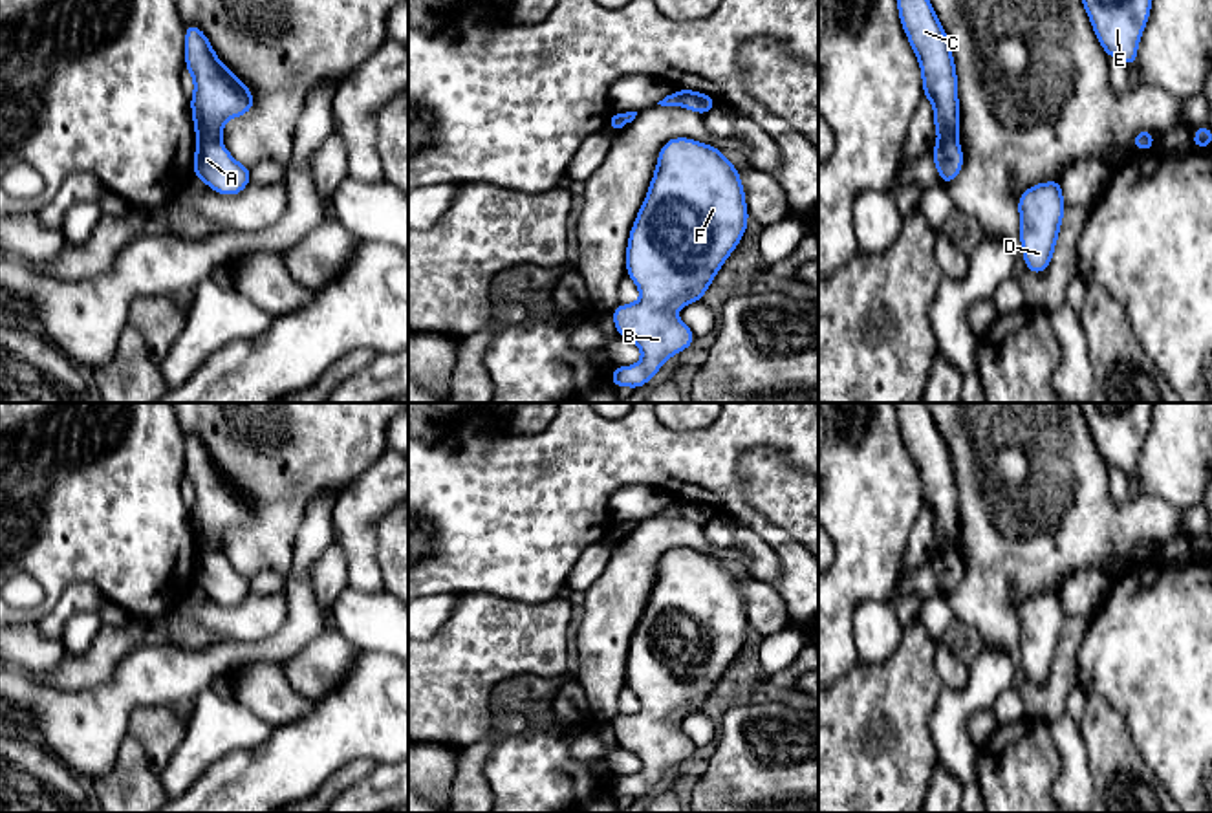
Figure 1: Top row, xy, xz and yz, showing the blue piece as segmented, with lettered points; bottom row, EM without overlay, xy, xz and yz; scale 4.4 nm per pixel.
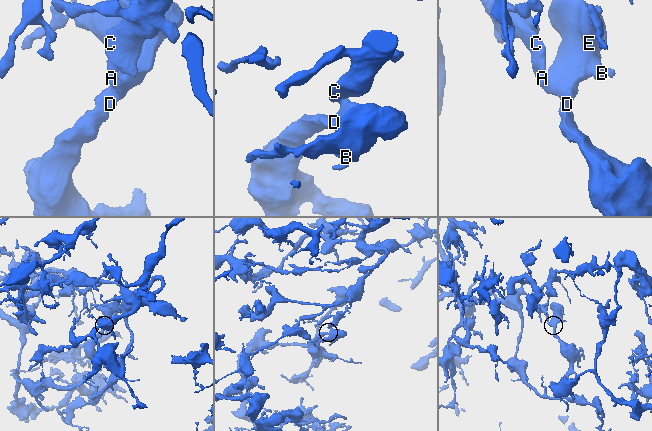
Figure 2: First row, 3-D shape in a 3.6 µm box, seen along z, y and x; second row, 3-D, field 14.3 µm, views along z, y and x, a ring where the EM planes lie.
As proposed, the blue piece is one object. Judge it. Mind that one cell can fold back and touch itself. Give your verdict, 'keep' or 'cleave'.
cleave

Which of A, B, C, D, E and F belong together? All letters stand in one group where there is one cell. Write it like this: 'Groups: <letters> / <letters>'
Groups: A B D E F / C

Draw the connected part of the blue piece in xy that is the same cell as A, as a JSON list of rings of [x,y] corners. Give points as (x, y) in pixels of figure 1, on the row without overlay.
[[[198,549],[192,586],[222,606],[236,606],[251,593],[251,579],[238,573],[222,551]]]

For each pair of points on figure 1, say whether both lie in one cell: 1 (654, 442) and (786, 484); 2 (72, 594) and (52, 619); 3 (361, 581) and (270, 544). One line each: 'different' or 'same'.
1: different
2: same
3: different

